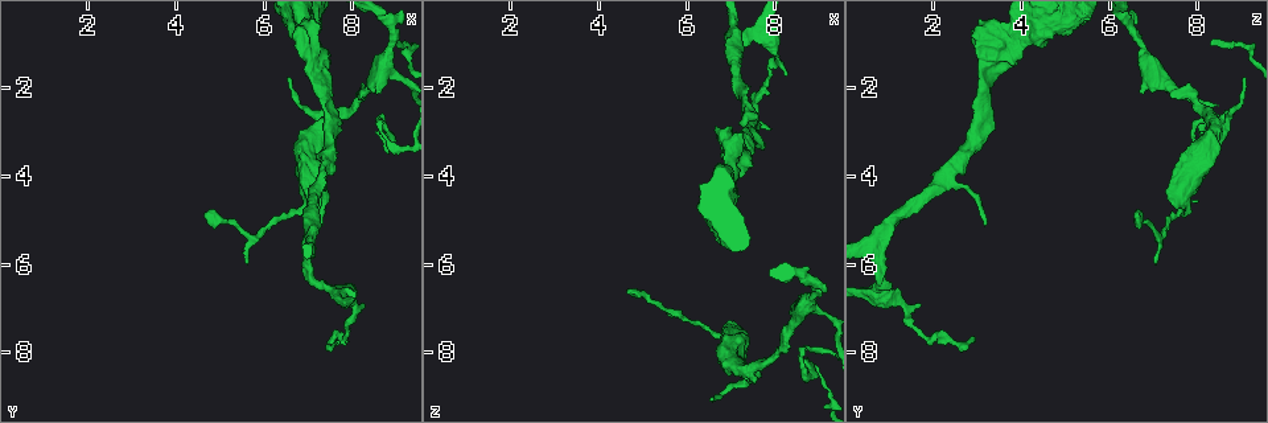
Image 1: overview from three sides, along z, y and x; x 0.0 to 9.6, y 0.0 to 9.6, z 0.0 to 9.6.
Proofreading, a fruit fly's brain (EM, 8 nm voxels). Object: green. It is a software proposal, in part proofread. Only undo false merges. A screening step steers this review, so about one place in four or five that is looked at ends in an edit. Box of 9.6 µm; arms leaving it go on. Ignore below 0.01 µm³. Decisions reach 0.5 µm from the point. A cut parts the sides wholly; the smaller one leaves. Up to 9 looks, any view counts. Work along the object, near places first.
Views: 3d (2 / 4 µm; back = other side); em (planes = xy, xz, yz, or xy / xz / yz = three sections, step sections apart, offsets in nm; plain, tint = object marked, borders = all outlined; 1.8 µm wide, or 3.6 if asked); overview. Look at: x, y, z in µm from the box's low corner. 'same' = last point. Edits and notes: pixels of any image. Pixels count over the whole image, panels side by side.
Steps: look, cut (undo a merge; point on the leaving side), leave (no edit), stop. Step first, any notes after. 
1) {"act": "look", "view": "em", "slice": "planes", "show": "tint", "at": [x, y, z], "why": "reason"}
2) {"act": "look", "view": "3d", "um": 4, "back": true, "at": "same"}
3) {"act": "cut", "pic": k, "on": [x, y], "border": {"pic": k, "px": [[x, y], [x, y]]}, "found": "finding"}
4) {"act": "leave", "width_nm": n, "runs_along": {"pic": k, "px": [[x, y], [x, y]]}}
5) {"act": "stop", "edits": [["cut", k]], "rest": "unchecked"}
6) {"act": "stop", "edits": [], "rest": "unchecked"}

{"act": "look", "view": "em", "um": 3.6, "slice": "xy", "step": 4, "show": "tint", "at": [7.00, 5.30, 0.90], "why": "side arm on a straight run"}

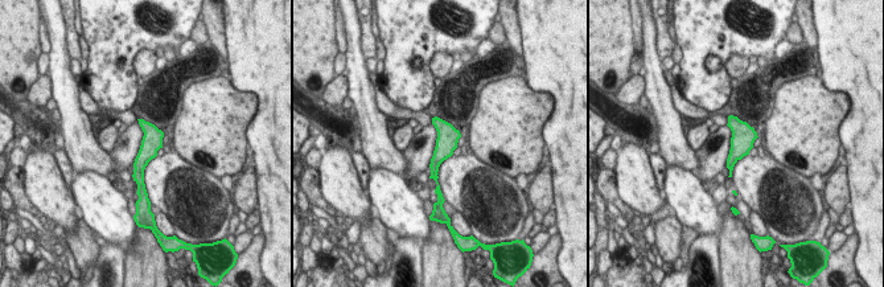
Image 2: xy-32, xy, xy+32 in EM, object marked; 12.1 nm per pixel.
{"act": "leave", "runs_along": {"pic": 2, "px": [[146, 124], [140, 183]]}, "found": "one cell here"}

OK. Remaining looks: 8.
{"act": "look", "view": "em", "slice": "yz", "step": 4, "show": "tint", "at": [7.05, 1.00, 3.90], "why": "thin arm on a thick one"}

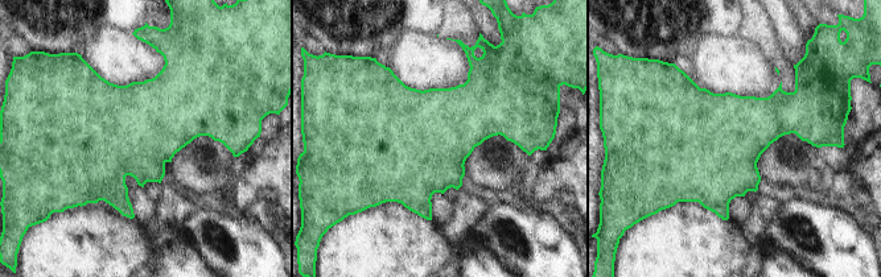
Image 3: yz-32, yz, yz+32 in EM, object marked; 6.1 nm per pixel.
{"act": "look", "view": "em", "slice": "planes", "show": "tint", "at": "same"}

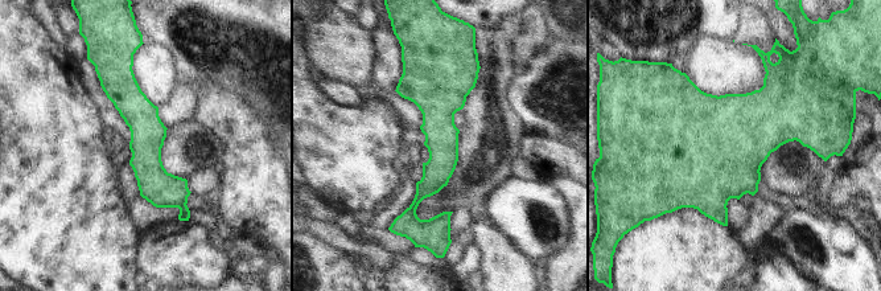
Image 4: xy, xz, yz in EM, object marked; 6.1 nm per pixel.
{"act": "leave", "runs_along": {"pic": 4, "px": [[433, 66], [437, 169], [414, 216], [447, 225]]}, "found": "continuous, no second cell"}

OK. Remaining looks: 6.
{"act": "look", "view": "em", "slice": "planes", "show": "tint", "at": [8.70, 1.70, 7.00], "why": "sudden change in width"}

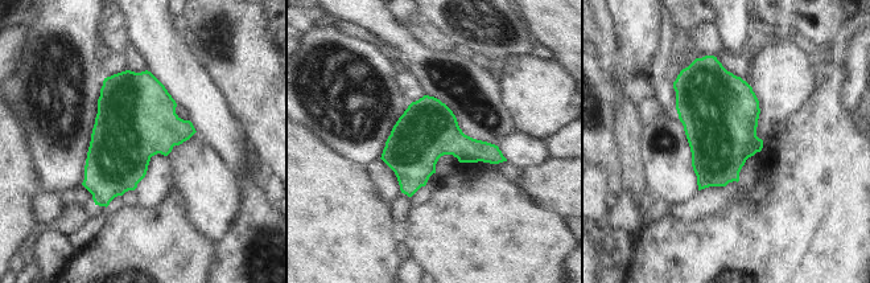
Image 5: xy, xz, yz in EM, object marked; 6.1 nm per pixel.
{"act": "leave", "found": "one cell here"}

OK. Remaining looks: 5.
{"act": "look", "view": "em", "slice": "xz", "step": 8, "show": "borders", "at": [7.15, 3.10, 8.30], "why": "branch point"}

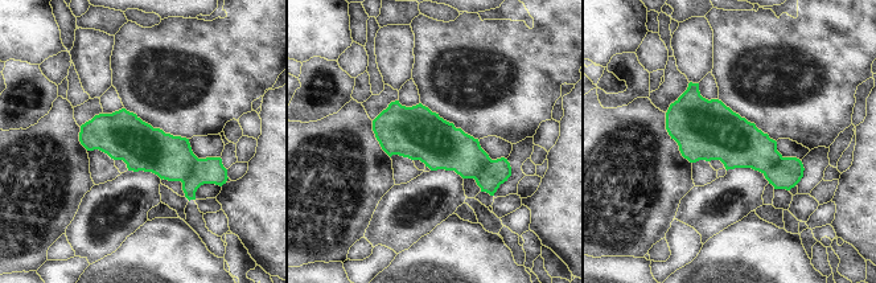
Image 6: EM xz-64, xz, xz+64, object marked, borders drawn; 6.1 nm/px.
{"act": "cut", "pic": 6, "on": [208, 171], "width_nm": 300, "border": {"pic": 6, "px": [[198, 159], [193, 171], [181, 181]]}, "found": "two cells meet here"}

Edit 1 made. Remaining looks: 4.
{"act": "stop", "edits": [["cut", 6]], "rest": "unchecked"}

